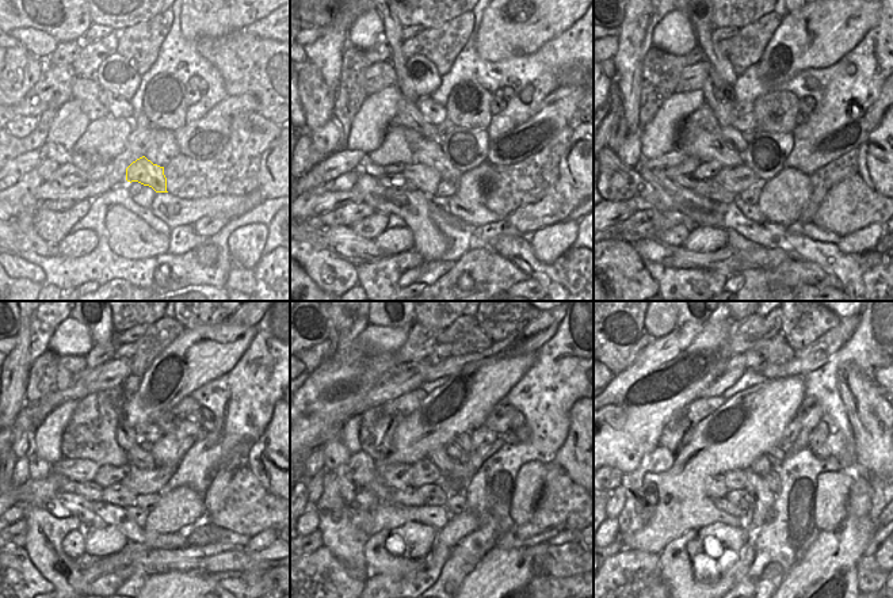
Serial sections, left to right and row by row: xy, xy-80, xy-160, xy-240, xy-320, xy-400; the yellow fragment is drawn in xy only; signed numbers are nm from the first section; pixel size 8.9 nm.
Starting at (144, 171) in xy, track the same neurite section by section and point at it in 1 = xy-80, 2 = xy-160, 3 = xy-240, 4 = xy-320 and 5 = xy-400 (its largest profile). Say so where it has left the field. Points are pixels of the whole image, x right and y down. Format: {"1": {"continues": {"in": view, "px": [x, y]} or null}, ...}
{"1": {"continues": {"in": "xy-80", "px": [427, 152]}}, "2": {"continues": {"in": "xy-160", "px": [699, 136]}}, "3": {"continues": {"in": "xy-240", "px": [90, 434]}}, "4": {"continues": {"in": "xy-320", "px": [378, 425]}}, "5": {"continues": {"in": "xy-400", "px": [678, 431]}}}

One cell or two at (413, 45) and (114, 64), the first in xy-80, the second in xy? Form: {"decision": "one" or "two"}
{"decision": "two"}

